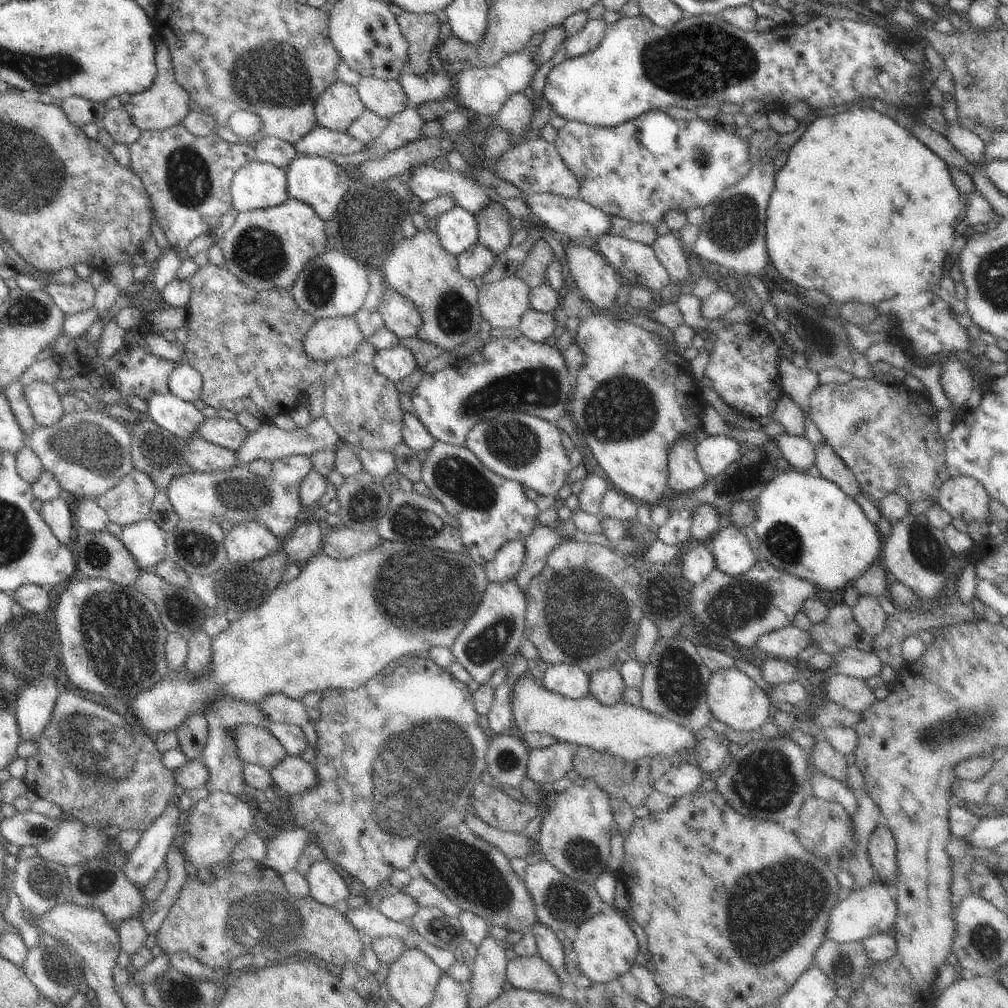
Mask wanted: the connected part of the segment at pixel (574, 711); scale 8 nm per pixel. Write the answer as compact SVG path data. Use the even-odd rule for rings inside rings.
M531 673L522 674L512 692L513 722L524 734L532 732L556 736L558 741L586 746L600 753L638 761L647 757L666 756L678 759L691 757L698 742L694 731L668 718L651 714L620 700L612 706L602 705L592 696L572 699L562 694L544 690Z

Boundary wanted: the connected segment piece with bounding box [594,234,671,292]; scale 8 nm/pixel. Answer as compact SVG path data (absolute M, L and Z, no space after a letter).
M604 234L594 248L632 286L660 292L671 281L652 245Z

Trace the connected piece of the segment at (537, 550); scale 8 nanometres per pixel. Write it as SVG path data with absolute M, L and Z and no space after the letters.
M536 526L530 536L524 540L526 546L526 558L522 562L522 568L516 574L516 584L518 588L526 594L530 580L540 574L546 566L548 554L563 542L565 537L564 529L560 532L558 528L550 526Z

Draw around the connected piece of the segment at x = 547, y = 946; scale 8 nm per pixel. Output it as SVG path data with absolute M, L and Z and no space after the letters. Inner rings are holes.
M538 921L530 928L530 933L536 940L538 955L554 970L558 982L567 982L568 971L564 963L565 954L561 941L556 936L556 932L544 926L544 924L540 924Z

